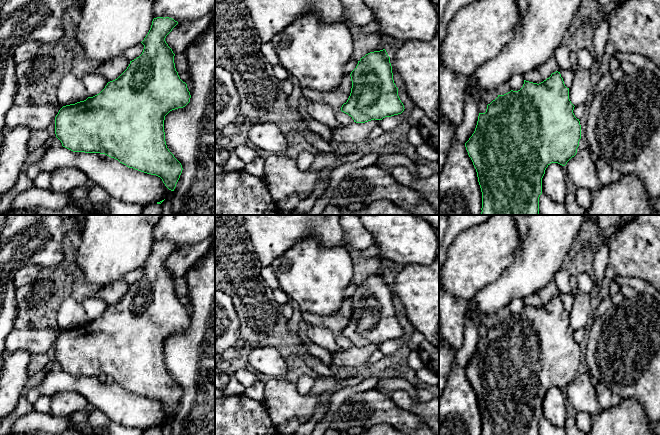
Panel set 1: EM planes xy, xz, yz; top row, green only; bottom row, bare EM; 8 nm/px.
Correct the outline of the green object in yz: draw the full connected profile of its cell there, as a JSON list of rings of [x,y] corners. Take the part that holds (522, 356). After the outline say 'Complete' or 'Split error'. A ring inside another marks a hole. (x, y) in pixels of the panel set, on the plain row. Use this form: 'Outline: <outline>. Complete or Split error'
Outline: [[[556,295],[539,308],[524,304],[523,311],[520,314],[511,314],[504,319],[498,319],[495,324],[487,329],[485,337],[479,337],[475,355],[465,367],[465,371],[477,396],[478,406],[482,416],[482,435],[539,435],[539,421],[542,418],[542,402],[546,392],[551,387],[558,387],[565,390],[577,377],[581,363],[581,349],[579,343],[573,337],[574,331],[569,323],[569,312],[565,310],[560,296]]]. Complete

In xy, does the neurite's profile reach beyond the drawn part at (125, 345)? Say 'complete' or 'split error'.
complete

